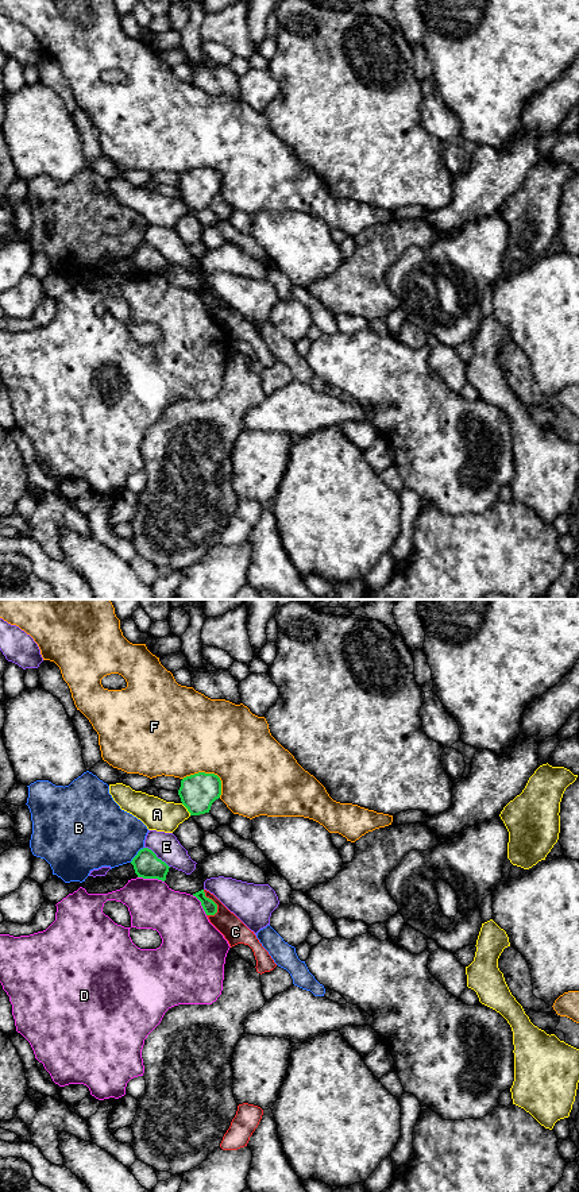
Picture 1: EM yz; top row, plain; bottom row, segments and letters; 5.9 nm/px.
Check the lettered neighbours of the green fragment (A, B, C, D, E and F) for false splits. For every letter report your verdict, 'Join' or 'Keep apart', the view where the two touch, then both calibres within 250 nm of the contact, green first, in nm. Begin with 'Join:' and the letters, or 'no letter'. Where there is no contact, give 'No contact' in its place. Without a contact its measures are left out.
Join: no letter
A: Keep apart. Touches green in yz. Thickness 220 nm (green) against 190 nm
B: Keep apart. Touches green in yz. Thickness 160 nm (green) against 380 nm
C: Keep apart. Touches green in yz. Thickness 80 nm (green) against 150 nm
D: Keep apart. Touches green in yz. Thickness 160 nm (green) against 280 nm
E: Keep apart. Touches green in yz. Thickness 160 nm (green) against 160 nm
F: Keep apart. Touches green in yz. Thickness 220 nm (green) against 460 nm

